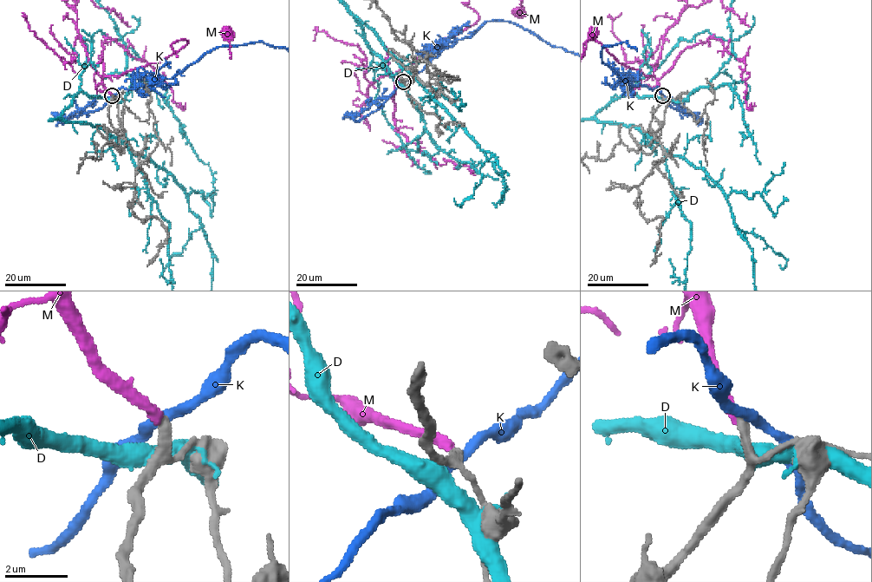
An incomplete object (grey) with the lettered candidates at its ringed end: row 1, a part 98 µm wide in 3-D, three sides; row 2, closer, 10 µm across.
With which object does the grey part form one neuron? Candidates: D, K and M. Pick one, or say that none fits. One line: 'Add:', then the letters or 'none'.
Add: M

